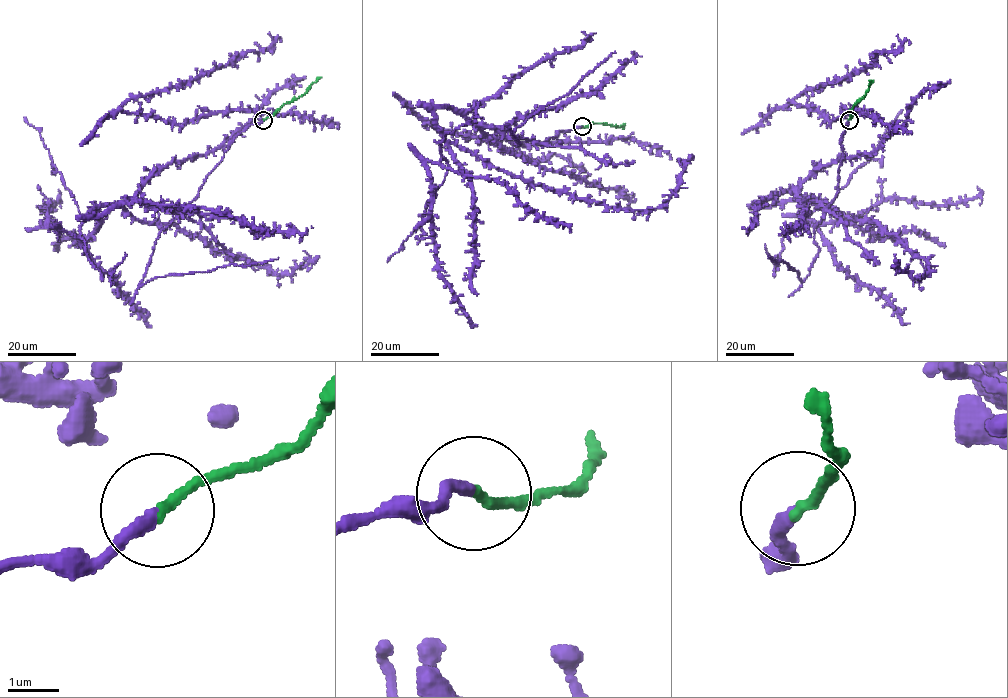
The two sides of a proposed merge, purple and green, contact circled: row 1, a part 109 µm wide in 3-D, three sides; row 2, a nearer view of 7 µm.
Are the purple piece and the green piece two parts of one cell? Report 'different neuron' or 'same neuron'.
same neuron

